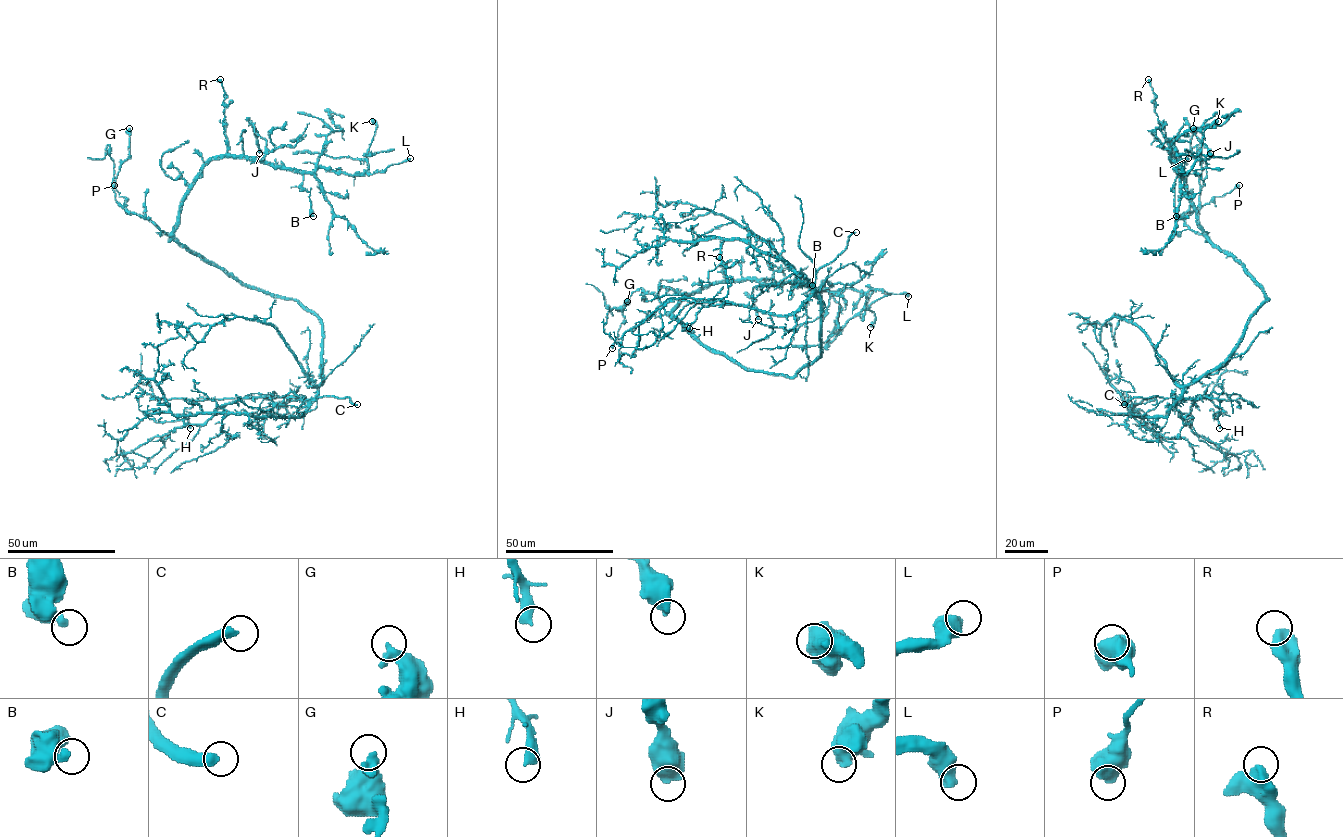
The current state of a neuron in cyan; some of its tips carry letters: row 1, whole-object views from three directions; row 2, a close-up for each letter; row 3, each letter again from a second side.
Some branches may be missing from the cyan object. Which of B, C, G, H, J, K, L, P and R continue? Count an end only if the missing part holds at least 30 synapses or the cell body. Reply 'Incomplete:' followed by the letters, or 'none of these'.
Incomplete: C

